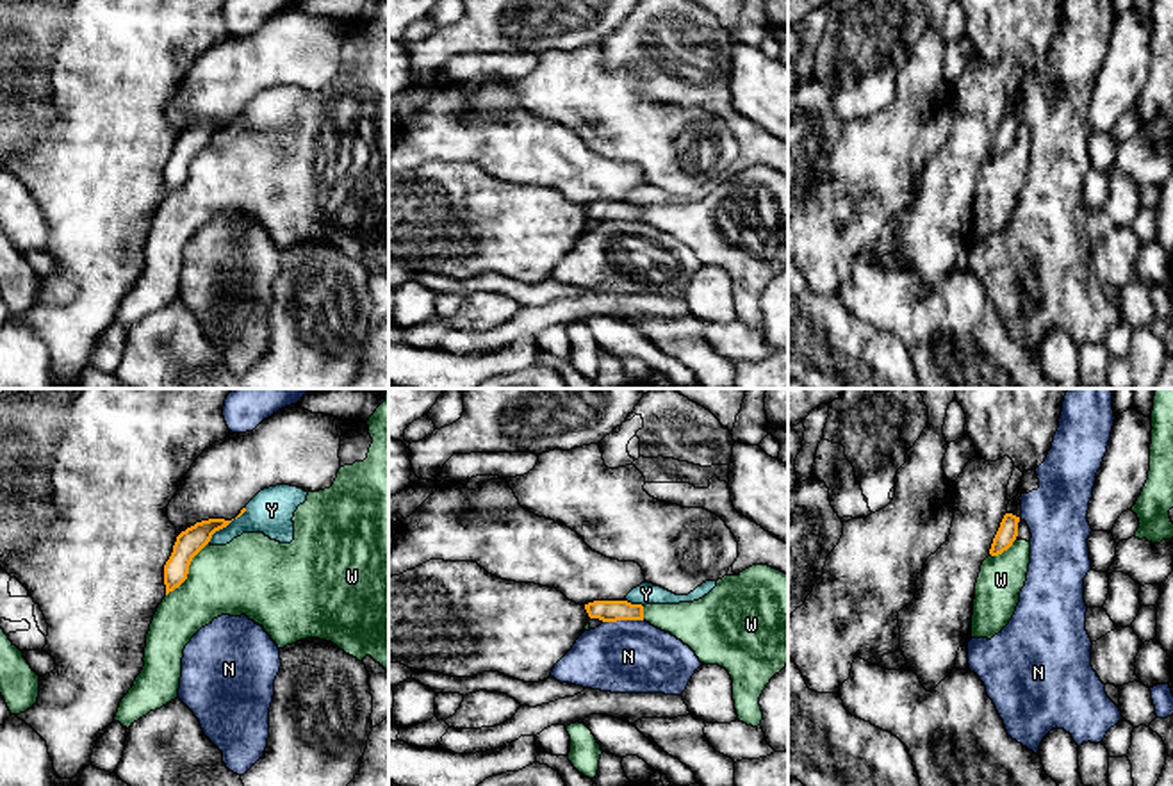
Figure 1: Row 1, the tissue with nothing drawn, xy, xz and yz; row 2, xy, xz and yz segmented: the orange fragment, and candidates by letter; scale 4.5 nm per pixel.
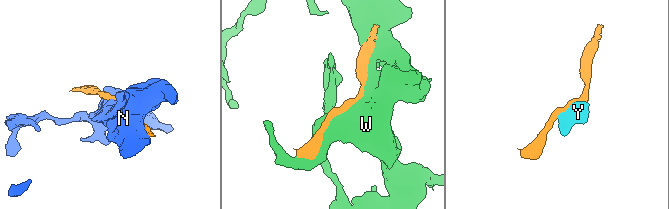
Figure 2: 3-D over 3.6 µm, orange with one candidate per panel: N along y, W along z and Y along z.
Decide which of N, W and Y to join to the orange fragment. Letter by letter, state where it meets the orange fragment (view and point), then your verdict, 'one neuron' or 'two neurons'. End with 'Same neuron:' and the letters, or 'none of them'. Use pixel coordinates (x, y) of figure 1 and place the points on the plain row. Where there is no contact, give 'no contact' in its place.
N: contact xz (623, 220); two neurons
W: contact xy (188, 171); two neurons
Y: contact xy (225, 127); two neurons
Same neuron: none of them

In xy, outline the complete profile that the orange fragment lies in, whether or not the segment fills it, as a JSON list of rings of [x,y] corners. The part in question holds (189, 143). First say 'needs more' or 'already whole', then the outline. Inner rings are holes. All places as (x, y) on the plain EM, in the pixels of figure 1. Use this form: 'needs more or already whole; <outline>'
needs more; [[[291,5],[253,32],[228,36],[205,50],[168,105],[166,116],[178,137],[164,166],[166,196],[187,180],[193,159],[210,143],[212,135],[241,118],[260,91],[276,86],[291,86],[305,93],[330,89],[340,70],[342,23],[332,16],[312,14],[299,5]]]

